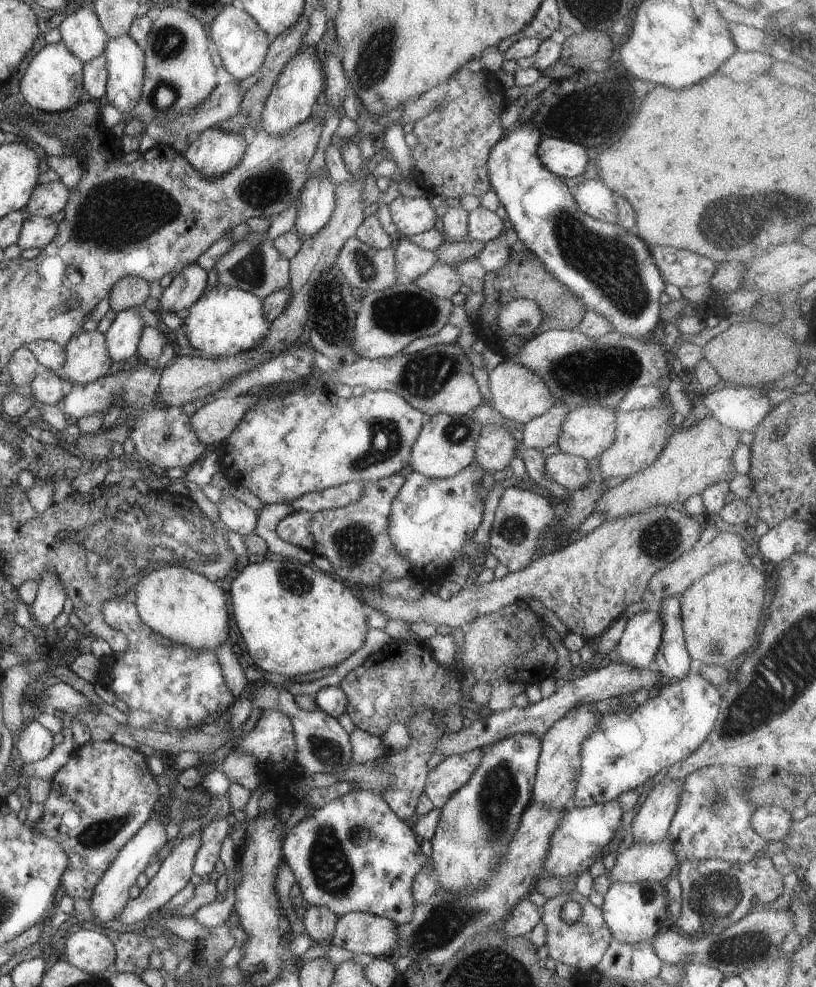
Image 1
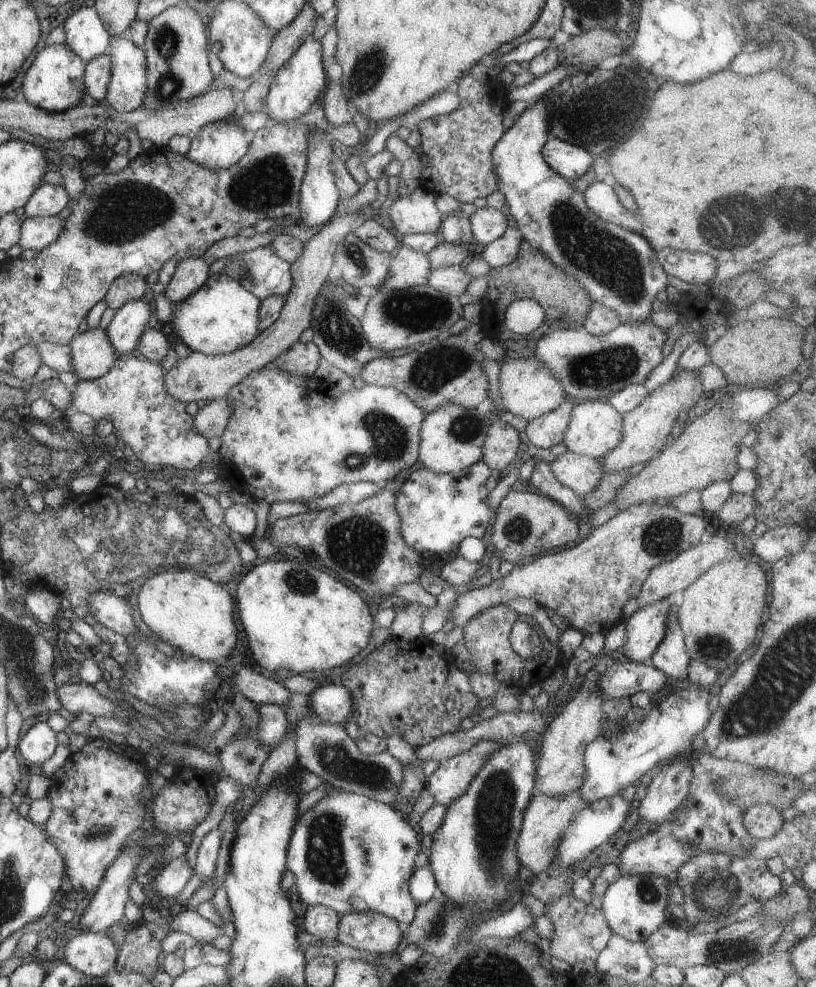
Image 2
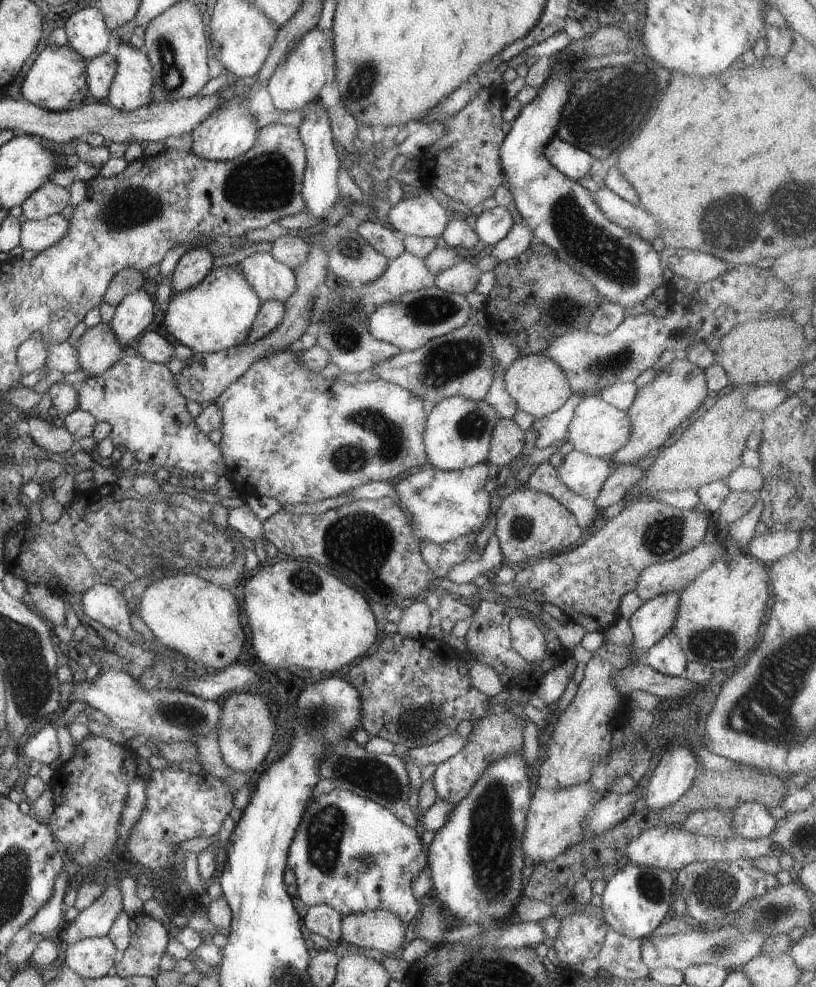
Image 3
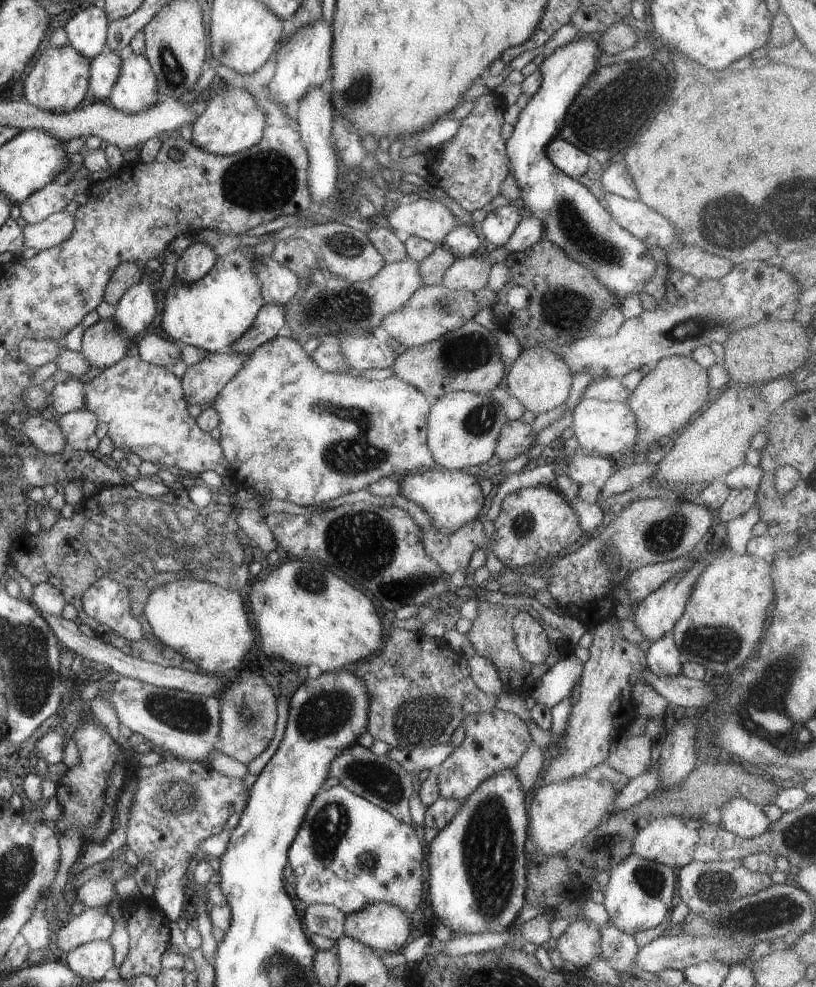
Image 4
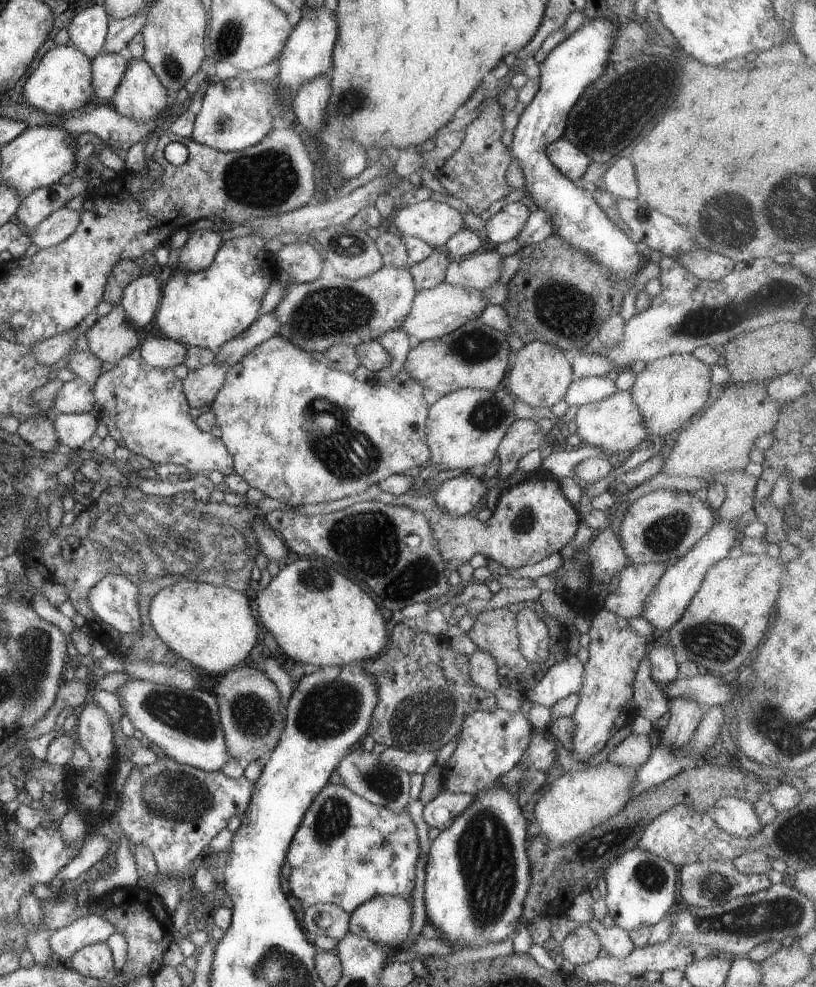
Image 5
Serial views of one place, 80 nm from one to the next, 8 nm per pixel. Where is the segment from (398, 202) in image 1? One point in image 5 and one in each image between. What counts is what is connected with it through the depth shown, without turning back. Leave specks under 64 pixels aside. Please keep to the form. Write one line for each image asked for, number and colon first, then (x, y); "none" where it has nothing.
2: (417, 212)
3: (422, 216)
4: (426, 219)
5: (434, 222)

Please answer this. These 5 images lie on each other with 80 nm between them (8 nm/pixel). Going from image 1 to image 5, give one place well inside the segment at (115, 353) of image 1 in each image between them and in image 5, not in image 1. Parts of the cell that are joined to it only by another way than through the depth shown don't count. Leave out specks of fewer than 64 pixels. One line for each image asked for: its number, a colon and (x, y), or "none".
2: (131, 320)
3: (132, 316)
4: (136, 310)
5: (140, 299)

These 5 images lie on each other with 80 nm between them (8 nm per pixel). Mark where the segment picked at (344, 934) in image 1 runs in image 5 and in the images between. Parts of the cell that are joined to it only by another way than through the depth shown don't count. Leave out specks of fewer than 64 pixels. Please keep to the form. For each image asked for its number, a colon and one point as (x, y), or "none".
2: (375, 932)
3: (379, 928)
4: (385, 928)
5: (387, 920)

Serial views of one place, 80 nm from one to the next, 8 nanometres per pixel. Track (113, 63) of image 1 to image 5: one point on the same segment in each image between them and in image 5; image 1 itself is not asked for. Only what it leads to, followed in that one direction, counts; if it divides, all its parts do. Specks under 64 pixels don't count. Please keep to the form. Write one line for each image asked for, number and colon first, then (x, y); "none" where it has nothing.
2: (126, 90)
3: (131, 88)
4: (136, 90)
5: (140, 96)

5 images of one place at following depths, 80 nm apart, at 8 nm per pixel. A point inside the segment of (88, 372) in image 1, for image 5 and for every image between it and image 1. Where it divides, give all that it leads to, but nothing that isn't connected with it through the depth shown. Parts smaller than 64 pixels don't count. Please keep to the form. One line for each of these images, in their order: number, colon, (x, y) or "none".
2: (93, 355)
3: (99, 349)
4: (105, 343)
5: (111, 338)

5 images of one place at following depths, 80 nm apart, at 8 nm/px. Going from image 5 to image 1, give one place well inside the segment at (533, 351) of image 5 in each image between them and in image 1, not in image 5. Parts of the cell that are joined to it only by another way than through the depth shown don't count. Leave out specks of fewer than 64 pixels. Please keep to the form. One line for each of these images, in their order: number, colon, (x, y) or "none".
1: (519, 395)
2: (528, 388)
3: (538, 385)
4: (539, 379)

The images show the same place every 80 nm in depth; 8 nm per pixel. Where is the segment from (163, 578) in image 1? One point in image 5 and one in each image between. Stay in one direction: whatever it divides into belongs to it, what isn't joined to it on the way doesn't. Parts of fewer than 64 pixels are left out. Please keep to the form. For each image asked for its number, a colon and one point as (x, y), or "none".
2: (196, 616)
3: (200, 621)
4: (209, 625)
5: (214, 627)

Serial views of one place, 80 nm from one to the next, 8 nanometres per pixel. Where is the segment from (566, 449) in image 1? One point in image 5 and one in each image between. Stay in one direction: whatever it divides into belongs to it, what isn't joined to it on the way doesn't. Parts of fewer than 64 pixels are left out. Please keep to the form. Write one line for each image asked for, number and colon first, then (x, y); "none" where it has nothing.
2: (596, 427)
3: (599, 429)
4: (602, 428)
5: (614, 425)

